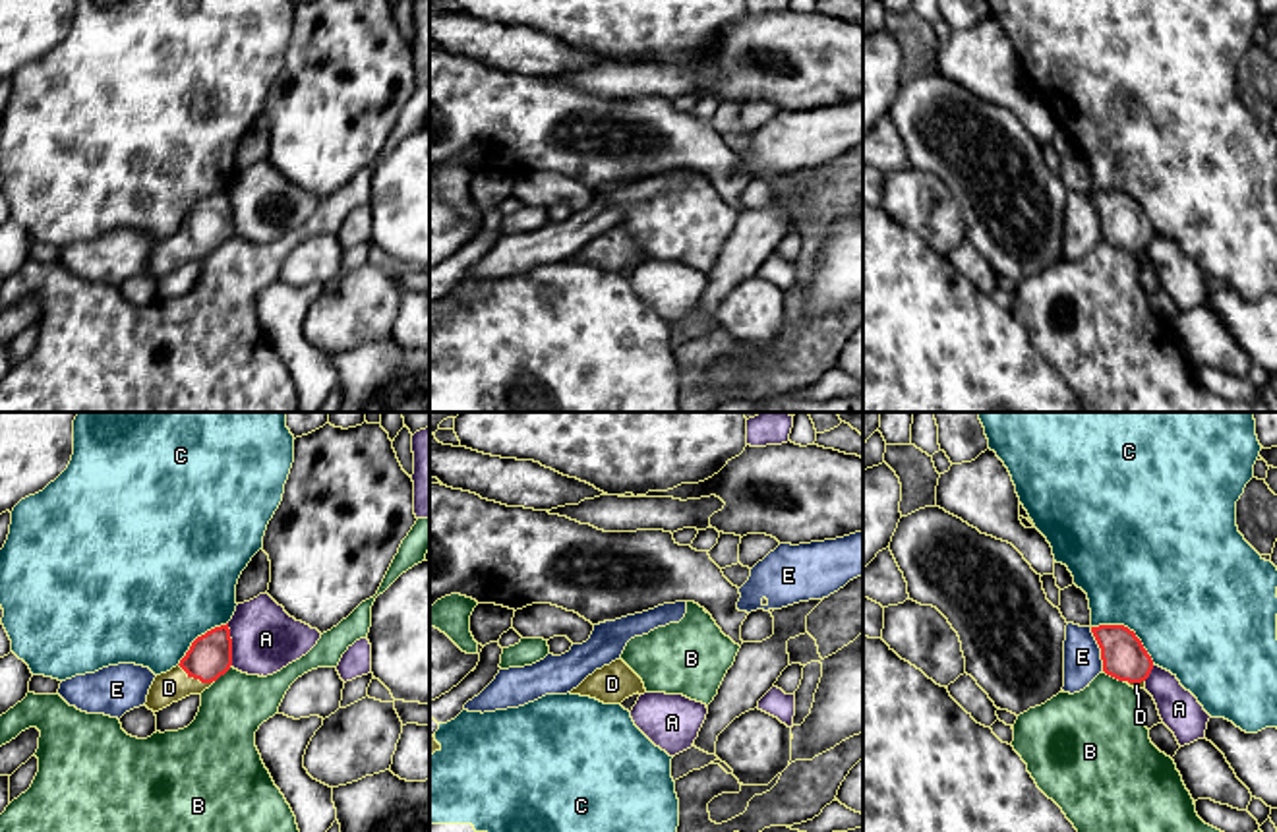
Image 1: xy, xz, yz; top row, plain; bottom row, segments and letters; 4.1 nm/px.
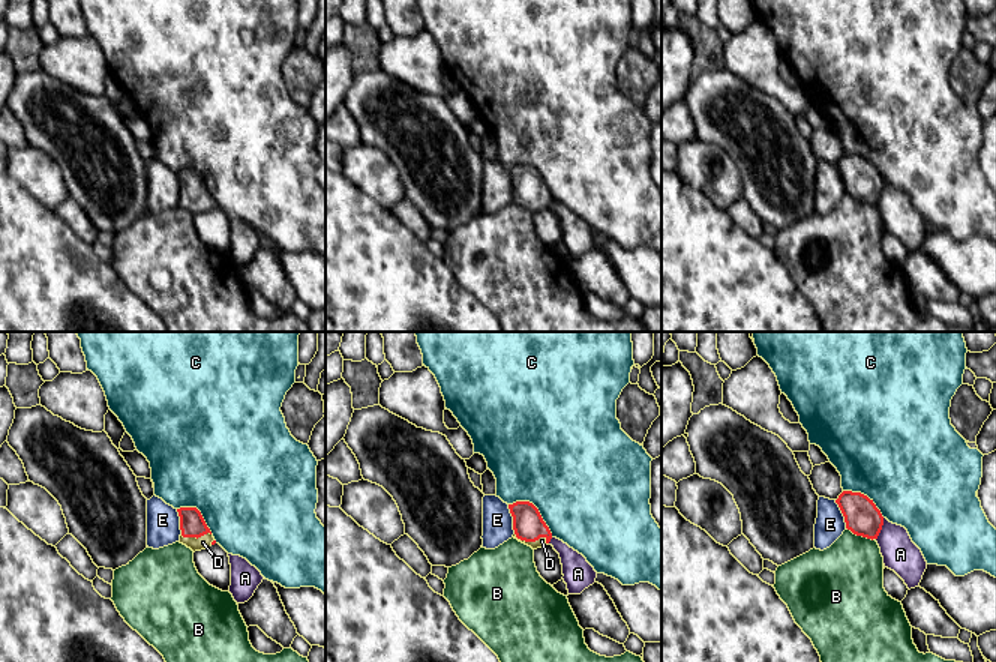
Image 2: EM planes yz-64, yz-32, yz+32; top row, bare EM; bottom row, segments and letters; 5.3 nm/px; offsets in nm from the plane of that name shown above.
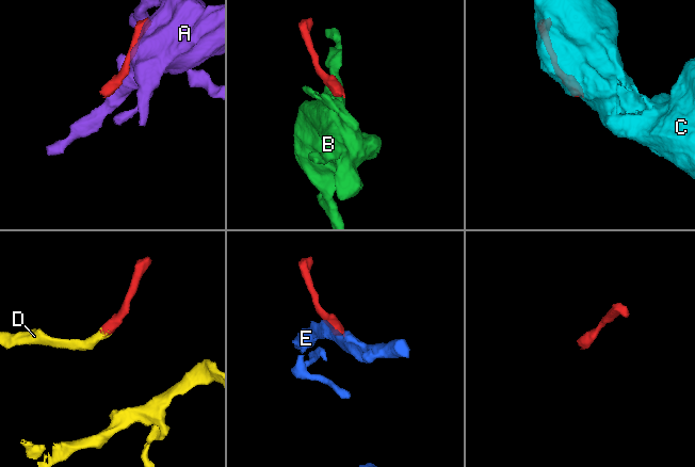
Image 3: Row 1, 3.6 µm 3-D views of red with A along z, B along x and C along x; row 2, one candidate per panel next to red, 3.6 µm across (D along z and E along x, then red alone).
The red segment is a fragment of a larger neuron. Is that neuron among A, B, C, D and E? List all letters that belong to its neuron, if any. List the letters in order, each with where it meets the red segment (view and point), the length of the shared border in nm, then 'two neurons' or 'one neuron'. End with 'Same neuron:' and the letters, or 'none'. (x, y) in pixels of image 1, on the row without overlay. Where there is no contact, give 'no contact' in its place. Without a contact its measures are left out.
A: xy (231, 211) | 180 nm | two neurons
B: yz (1113, 242) | 100 nm | two neurons
C: yz (1127, 194) | 300 nm | two neurons
D: xy (196, 244) | 170 nm | one neuron
E: yz (1099, 213) | 190 nm | two neurons
Same neuron: D

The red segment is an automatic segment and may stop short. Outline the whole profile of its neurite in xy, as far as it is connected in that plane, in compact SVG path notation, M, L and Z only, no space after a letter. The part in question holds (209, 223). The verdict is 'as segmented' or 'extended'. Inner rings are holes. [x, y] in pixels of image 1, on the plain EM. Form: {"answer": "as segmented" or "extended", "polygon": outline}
{"answer": "extended", "polygon": "M228 190L197 203L176 234L155 244L145 273L159 279L190 261L201 261L232 232Z"}

